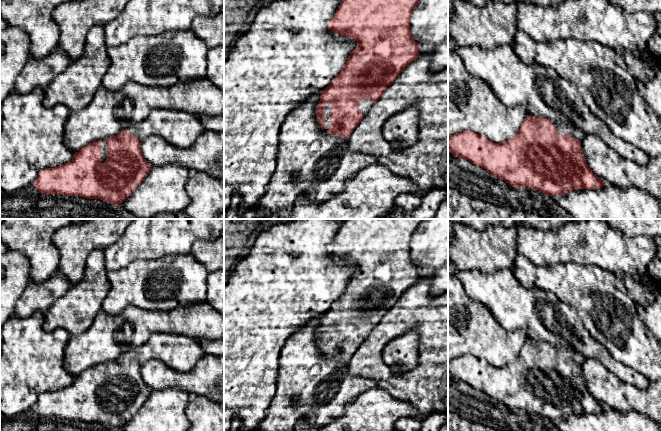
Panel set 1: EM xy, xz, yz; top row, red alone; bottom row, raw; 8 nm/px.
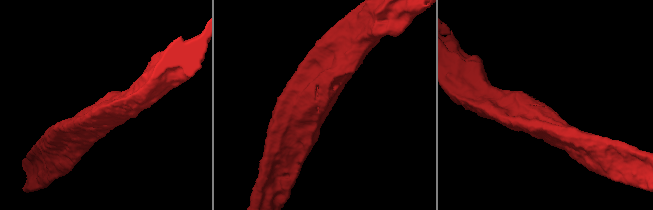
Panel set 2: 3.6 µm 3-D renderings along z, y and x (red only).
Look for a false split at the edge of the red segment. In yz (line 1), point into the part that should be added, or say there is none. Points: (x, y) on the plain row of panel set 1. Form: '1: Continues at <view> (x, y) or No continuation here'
1: Continues at yz (562, 353)

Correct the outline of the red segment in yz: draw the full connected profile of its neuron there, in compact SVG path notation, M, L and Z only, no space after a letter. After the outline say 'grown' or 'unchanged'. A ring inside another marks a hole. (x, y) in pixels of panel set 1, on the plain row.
M527 339L517 358L501 367L494 367L473 354L448 360L448 374L472 388L481 390L490 398L514 412L538 414L549 420L566 419L573 414L602 412L600 404L588 391L581 363L582 354L548 342Z | grown

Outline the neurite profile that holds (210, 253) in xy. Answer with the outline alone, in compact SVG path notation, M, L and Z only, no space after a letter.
M224 230L212 240L197 240L190 253L208 273L224 269Z

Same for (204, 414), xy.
M190 394L186 408L190 422L187 431L224 431L224 404L208 397Z

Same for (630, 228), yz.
M601 219L611 228L620 230L627 238L661 236L661 219Z

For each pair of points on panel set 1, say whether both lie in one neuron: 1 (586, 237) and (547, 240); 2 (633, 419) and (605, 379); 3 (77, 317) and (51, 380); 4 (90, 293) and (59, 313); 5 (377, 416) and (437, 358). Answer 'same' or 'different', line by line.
1: same
2: different
3: different
4: same
5: different

